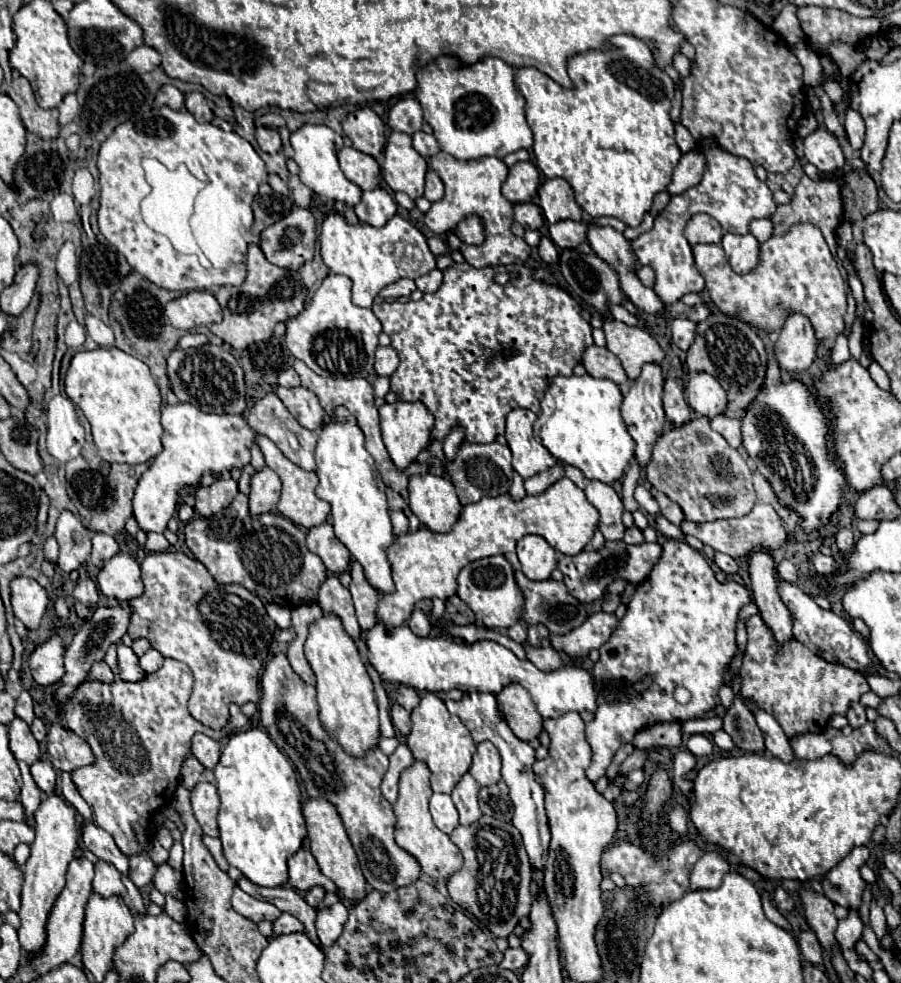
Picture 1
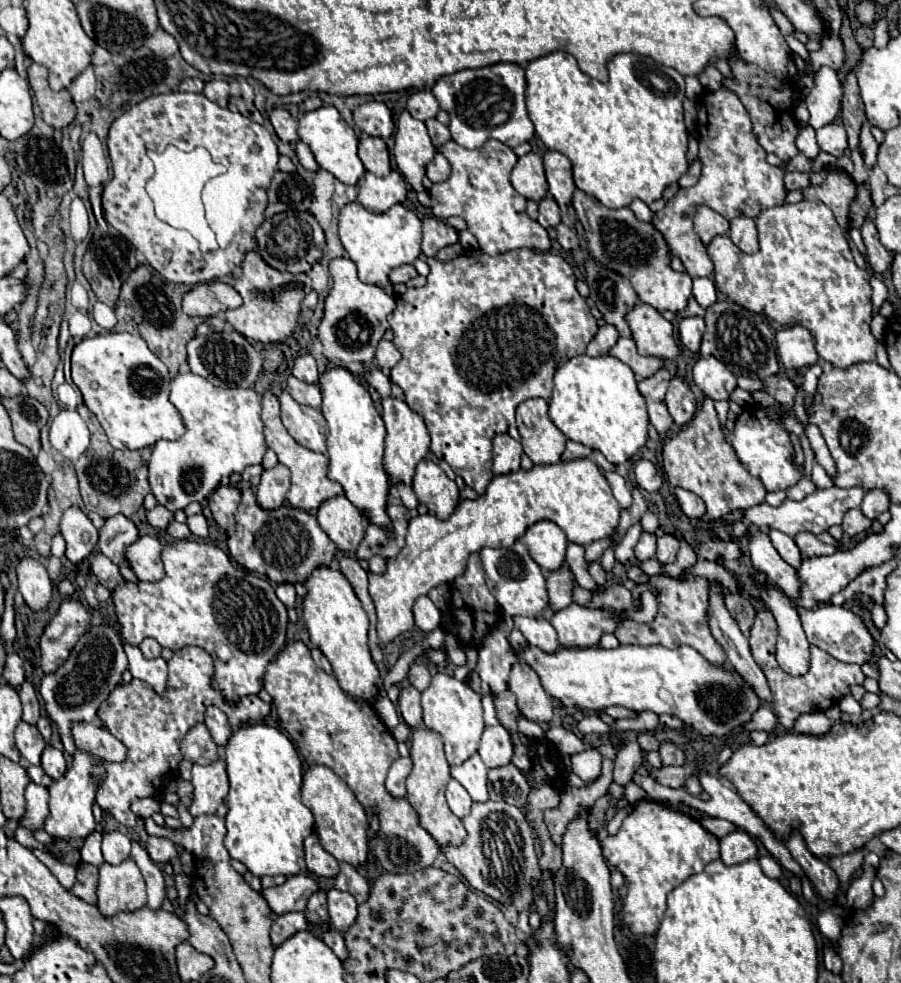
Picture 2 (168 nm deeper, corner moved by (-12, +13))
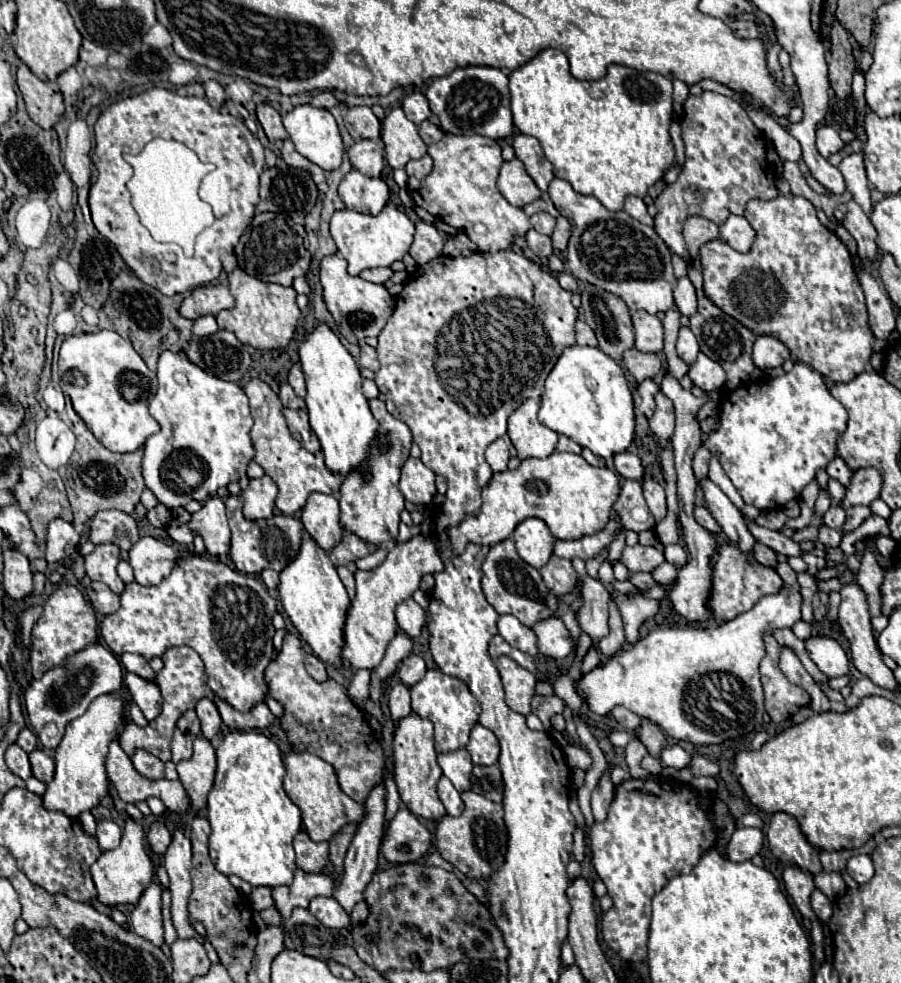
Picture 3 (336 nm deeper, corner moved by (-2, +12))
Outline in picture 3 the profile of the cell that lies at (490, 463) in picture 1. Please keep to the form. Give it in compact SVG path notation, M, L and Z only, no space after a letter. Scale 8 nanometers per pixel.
M503 438L491 442L485 450L485 458L491 466L493 472L503 472L507 468L507 462L509 462L509 446Z

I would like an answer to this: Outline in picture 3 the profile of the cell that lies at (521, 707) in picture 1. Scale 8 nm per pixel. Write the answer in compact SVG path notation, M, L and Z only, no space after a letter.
M507 656L497 658L495 666L497 666L503 686L505 686L507 706L523 716L531 714L531 700L535 696L535 684L537 684L535 674L521 668L517 662L513 662Z

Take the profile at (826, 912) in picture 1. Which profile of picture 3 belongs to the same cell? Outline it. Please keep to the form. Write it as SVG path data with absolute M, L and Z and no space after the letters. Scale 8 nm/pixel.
M777 812L771 816L767 840L771 852L781 862L801 866L801 870L809 870L809 874L813 876L823 872L817 848L805 840L805 836L799 830L799 824L789 814Z

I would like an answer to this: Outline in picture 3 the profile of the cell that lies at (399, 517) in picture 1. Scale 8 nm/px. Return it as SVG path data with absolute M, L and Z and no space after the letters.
M343 534L343 540L331 550L329 558L335 566L347 566L349 562L355 562L359 558L363 558L361 554L373 554L375 550L379 550L377 544L371 542L361 542L361 538L357 538L357 534Z

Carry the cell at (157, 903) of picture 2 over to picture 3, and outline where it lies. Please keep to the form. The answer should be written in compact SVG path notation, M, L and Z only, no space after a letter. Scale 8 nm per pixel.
M151 882L145 890L141 900L129 912L131 928L153 942L155 946L163 944L163 920L161 920L161 886Z

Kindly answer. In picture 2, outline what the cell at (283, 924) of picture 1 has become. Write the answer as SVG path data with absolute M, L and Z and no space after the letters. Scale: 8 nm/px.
M303 913L279 915L271 927L271 945L279 947L285 939L289 939L297 931L305 931L305 929L307 929L307 921L303 921Z

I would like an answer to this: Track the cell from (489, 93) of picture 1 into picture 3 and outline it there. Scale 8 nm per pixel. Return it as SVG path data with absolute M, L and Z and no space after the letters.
M467 66L457 68L447 76L439 76L431 82L425 92L431 112L439 116L441 130L457 136L481 134L487 138L509 138L511 128L511 96L509 96L509 78L499 68L487 66Z

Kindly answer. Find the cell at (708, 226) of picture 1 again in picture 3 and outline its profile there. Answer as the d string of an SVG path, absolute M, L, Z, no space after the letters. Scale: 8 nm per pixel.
M689 216L683 226L683 236L685 236L691 258L695 258L699 254L699 248L705 242L719 238L719 226L715 222L709 222L707 218Z

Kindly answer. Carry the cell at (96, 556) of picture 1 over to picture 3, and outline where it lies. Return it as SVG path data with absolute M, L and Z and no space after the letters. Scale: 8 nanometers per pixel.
M105 510L97 512L91 520L89 540L99 544L115 544L121 550L129 550L139 540L139 530L135 520L121 510Z

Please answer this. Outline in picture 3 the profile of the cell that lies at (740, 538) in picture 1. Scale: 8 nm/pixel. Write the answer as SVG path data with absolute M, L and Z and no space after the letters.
M863 468L857 470L849 482L849 486L845 486L845 498L843 502L839 502L841 508L851 508L857 504L871 504L881 490L881 476L875 468Z

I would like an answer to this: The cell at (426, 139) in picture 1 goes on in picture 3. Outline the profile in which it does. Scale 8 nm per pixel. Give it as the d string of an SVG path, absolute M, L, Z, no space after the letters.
M425 120L425 122L419 124L419 136L423 138L425 144L433 144L433 142L439 142L443 138L443 132L435 124Z

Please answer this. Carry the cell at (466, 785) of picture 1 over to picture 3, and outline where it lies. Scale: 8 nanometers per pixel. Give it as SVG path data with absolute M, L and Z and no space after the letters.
M465 748L449 754L439 754L439 766L443 770L443 776L447 776L459 792L465 792L471 788L469 778L471 778L473 762Z

